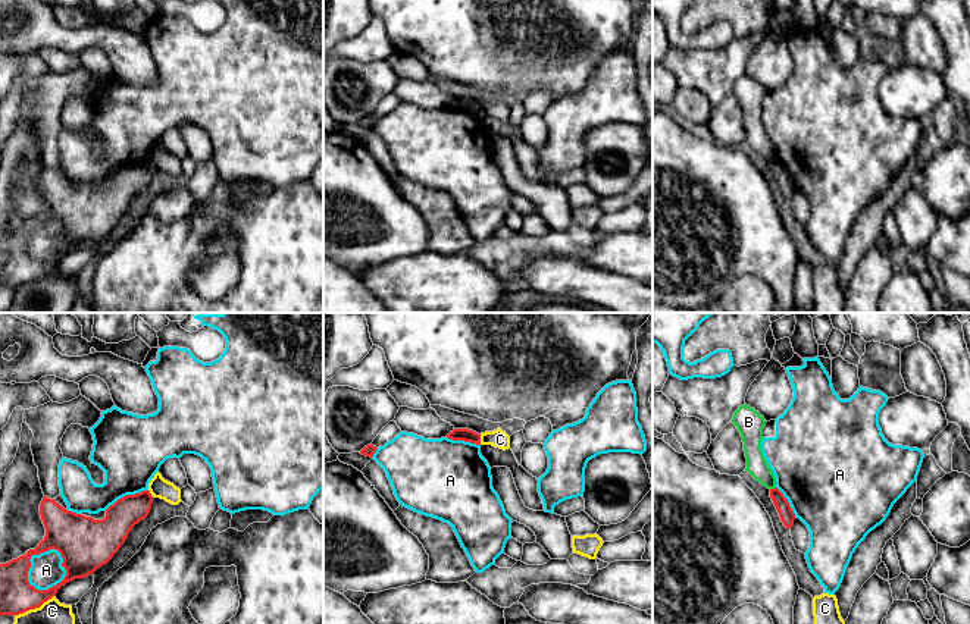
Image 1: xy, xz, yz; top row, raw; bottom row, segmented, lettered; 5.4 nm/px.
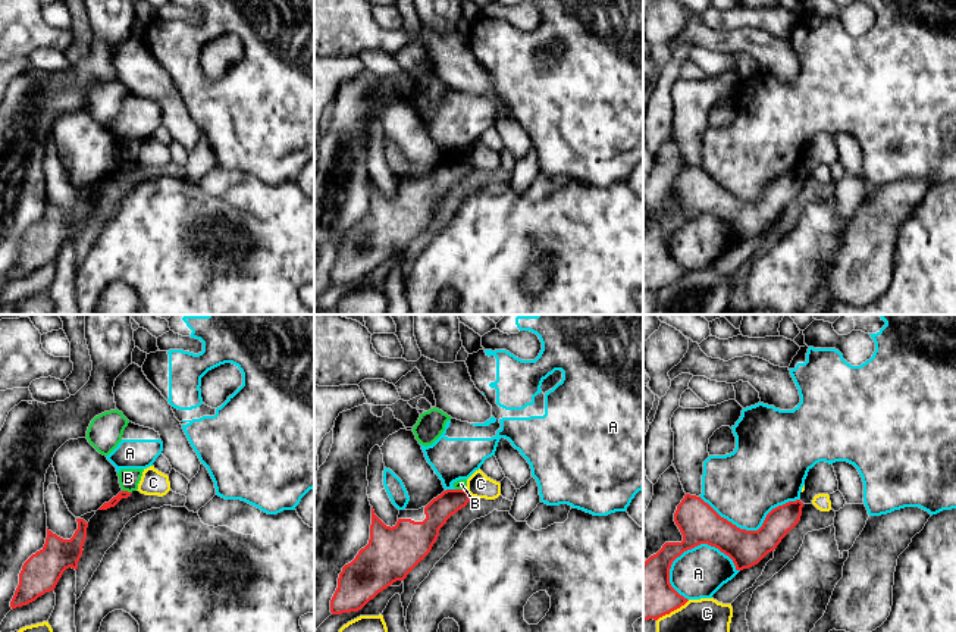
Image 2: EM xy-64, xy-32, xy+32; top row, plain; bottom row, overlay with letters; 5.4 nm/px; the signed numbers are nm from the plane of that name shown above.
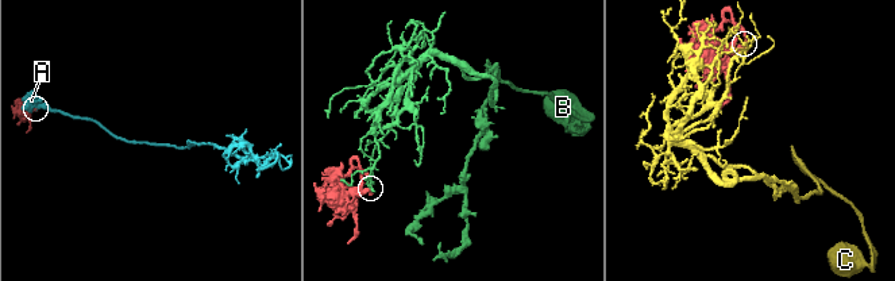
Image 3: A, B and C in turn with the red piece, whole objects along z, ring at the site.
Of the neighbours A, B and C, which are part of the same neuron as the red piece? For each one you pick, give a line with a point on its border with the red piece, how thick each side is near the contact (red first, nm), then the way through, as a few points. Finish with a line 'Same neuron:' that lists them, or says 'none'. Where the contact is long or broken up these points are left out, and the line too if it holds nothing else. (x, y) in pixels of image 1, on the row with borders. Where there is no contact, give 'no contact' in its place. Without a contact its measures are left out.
Same neuron: none

